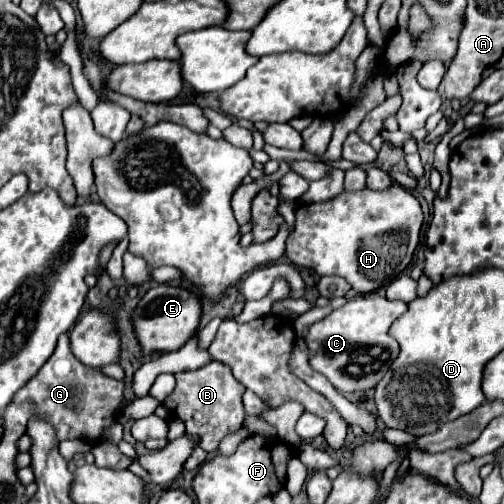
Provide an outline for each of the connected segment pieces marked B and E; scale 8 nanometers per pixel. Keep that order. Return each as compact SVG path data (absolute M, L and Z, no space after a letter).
M216 361L192 370L176 374L176 388L174 392L164 400L164 406L178 416L186 424L188 436L198 436L198 446L206 452L218 450L220 440L230 432L238 430L240 424L246 418L244 406L242 406L242 392L246 388L232 376L230 368Z
M158 284L144 294L144 298L140 300L140 304L132 314L132 320L144 352L152 354L182 348L196 334L200 326L200 316L202 316L202 298L198 294L182 286Z

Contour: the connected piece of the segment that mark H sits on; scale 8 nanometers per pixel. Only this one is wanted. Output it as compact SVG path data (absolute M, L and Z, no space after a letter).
M392 184L386 190L362 188L356 192L342 192L336 198L312 204L300 204L296 208L296 226L286 240L286 256L298 268L310 270L318 276L342 276L356 292L370 294L382 286L392 284L412 262L422 228L422 208L412 192L400 184Z

